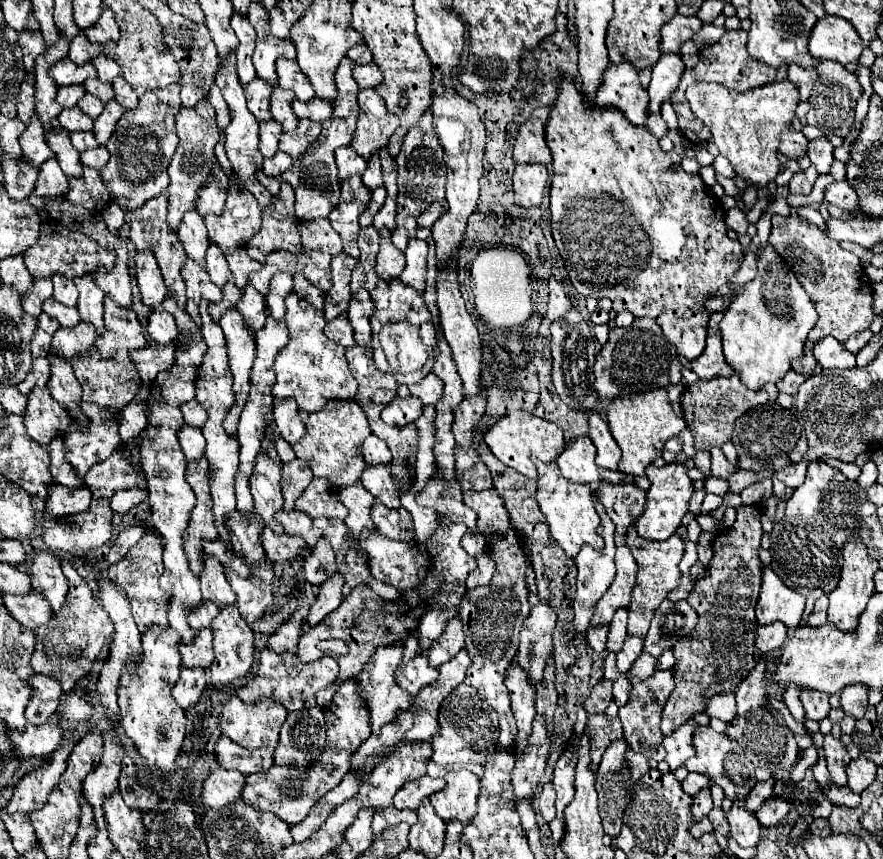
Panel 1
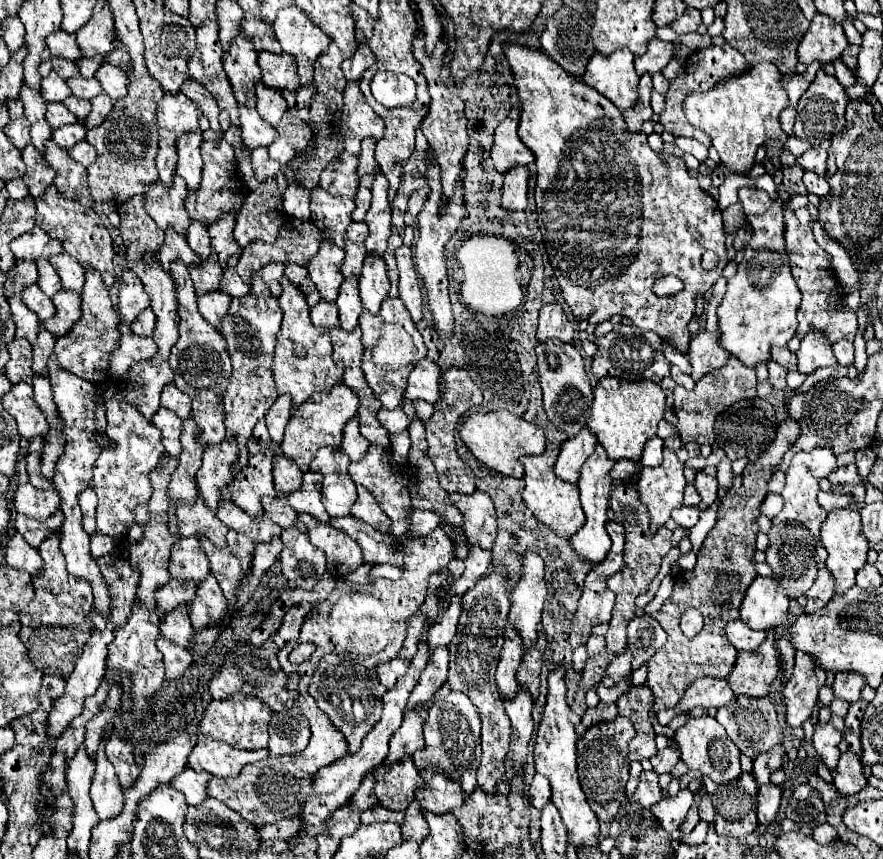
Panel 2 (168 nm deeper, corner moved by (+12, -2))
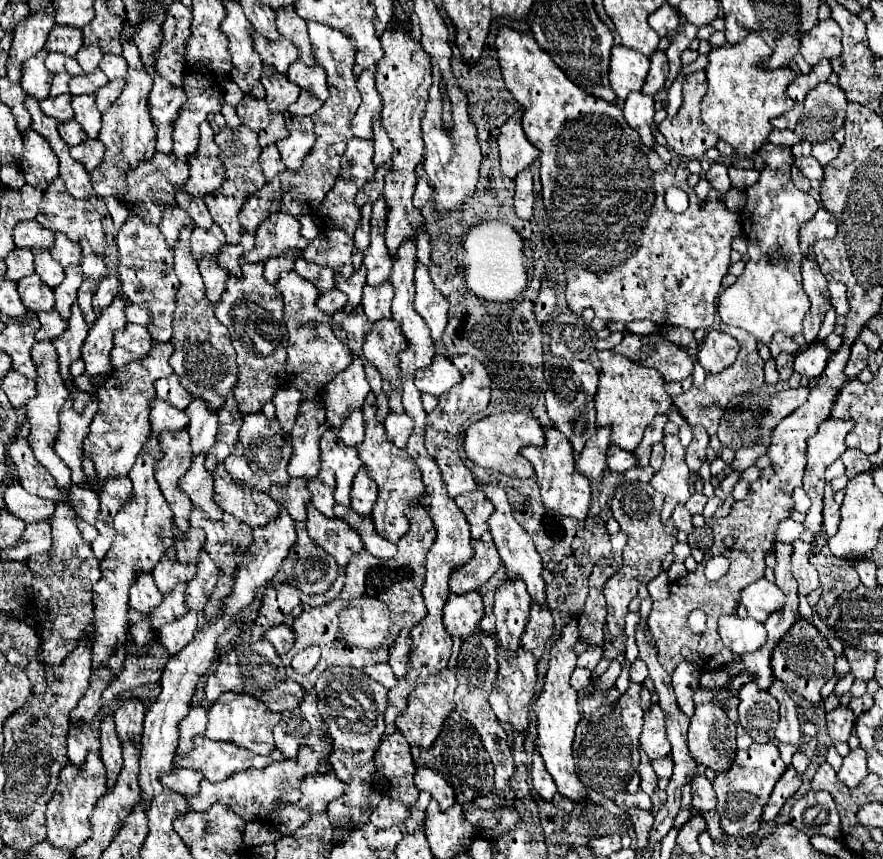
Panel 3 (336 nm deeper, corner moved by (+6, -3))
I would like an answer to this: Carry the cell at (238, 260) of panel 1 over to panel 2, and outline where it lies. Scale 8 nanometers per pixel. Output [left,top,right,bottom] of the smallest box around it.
[208,215,242,267]

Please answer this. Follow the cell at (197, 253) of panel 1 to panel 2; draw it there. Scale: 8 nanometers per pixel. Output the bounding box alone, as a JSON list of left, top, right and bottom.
[144,175,190,235]

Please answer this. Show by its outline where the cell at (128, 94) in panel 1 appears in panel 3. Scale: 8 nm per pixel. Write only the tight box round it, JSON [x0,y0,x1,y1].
[100,54,128,80]

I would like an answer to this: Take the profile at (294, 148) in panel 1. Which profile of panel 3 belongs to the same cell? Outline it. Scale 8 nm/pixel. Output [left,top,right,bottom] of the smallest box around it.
[276,116,314,170]

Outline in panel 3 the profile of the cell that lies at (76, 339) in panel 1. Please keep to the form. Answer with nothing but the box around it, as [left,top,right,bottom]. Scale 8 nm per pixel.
[54,268,82,320]

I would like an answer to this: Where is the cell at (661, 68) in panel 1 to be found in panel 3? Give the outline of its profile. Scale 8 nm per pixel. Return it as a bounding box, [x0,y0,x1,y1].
[624,92,654,146]

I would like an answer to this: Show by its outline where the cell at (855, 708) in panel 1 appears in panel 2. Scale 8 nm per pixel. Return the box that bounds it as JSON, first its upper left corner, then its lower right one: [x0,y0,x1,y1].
[834,671,866,703]

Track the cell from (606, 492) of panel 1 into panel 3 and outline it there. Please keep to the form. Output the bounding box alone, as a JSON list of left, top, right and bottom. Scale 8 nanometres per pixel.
[578,532,626,644]

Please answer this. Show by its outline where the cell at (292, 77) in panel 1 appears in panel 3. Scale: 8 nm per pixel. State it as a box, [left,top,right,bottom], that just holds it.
[254,32,298,74]

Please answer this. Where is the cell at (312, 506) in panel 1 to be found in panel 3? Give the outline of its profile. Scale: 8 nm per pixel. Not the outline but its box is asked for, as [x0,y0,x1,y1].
[308,470,334,518]

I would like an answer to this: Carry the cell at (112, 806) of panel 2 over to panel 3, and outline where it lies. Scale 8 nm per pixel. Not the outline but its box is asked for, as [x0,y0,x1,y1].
[100,716,122,790]

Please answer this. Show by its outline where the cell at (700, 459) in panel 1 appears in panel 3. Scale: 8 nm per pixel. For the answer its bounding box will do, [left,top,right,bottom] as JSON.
[686,428,708,470]

